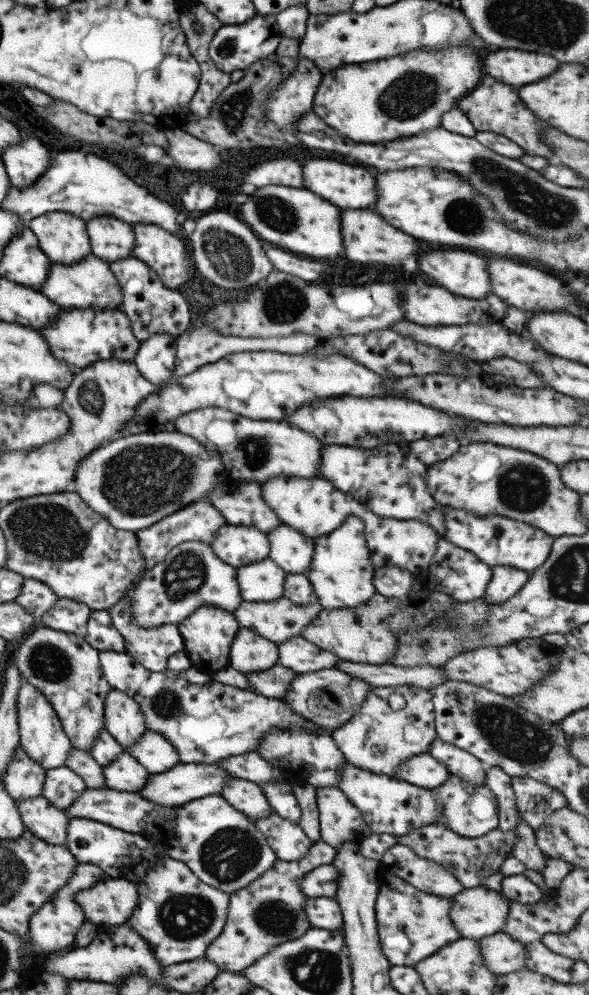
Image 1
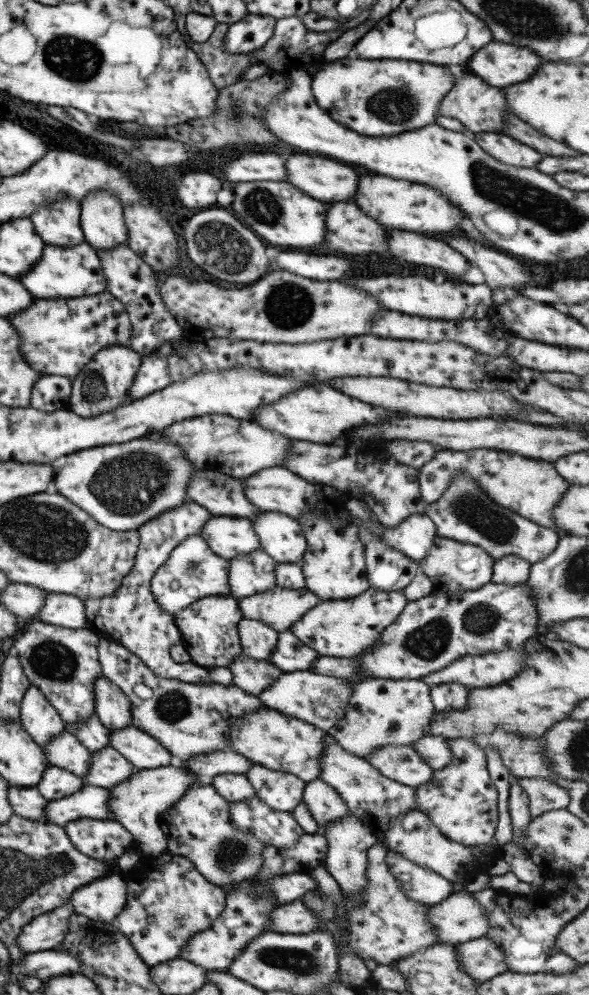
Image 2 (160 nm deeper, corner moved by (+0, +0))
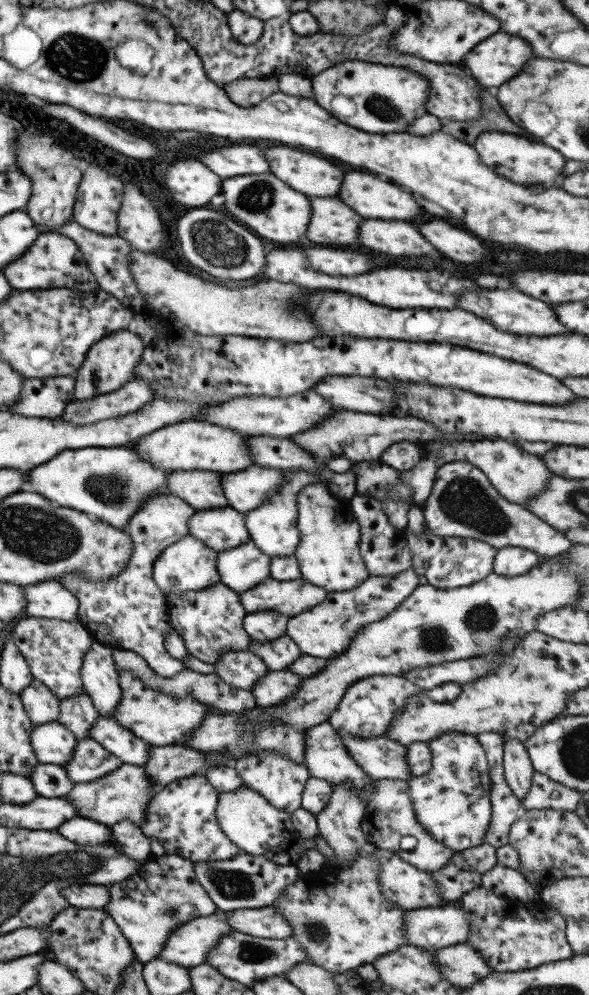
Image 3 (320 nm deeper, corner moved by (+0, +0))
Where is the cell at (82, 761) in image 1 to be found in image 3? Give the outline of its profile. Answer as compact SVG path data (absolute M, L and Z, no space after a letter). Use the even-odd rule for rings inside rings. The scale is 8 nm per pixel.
M46 722L31 727L31 748L39 764L65 766L73 756L76 738L60 722Z

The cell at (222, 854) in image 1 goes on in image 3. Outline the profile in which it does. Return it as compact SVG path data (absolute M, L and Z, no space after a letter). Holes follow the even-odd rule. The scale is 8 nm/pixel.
M203 775L172 780L149 800L148 808L144 809L147 820L141 824L140 832L155 839L163 847L164 854L184 857L193 863L235 858L243 852L223 835L217 825L214 815L217 796Z

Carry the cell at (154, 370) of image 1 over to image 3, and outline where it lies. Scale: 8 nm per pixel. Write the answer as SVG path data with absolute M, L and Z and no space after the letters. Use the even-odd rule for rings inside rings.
M133 378L117 390L94 396L91 400L68 402L59 418L71 425L89 425L139 411L152 399L147 383L142 378Z

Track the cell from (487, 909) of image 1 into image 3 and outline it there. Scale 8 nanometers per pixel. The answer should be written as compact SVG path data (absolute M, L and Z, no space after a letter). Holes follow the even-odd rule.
M459 902L405 911L403 936L407 945L436 951L465 943L469 925Z

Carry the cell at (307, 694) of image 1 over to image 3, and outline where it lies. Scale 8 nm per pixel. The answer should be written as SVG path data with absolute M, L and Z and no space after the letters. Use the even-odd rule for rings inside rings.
M288 669L267 671L250 688L257 707L268 707L284 703L292 697L303 677Z

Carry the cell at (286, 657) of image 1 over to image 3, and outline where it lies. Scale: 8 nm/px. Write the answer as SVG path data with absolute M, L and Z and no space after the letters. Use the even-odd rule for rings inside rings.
M285 634L265 642L257 642L250 638L247 650L256 654L269 671L287 669L289 664L302 654L297 645Z

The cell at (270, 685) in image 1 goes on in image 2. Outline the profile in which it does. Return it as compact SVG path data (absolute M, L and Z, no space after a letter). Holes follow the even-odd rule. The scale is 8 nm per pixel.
M243 653L235 656L226 667L232 674L231 684L255 696L258 696L264 688L267 688L277 678L278 674L282 673L267 659L255 660Z

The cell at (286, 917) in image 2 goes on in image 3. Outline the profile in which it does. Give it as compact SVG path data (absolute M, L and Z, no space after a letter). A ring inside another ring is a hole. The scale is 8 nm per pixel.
M273 906L231 910L224 914L233 931L257 938L281 939L290 936L290 926Z

